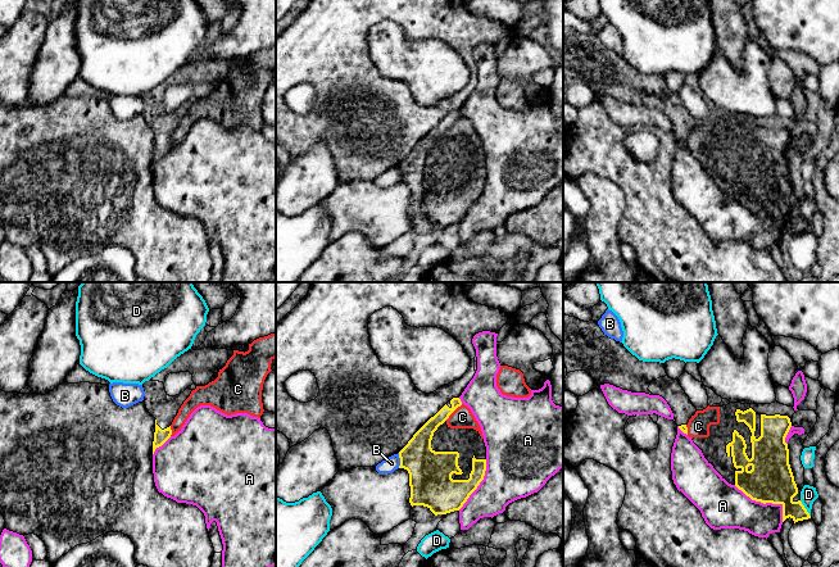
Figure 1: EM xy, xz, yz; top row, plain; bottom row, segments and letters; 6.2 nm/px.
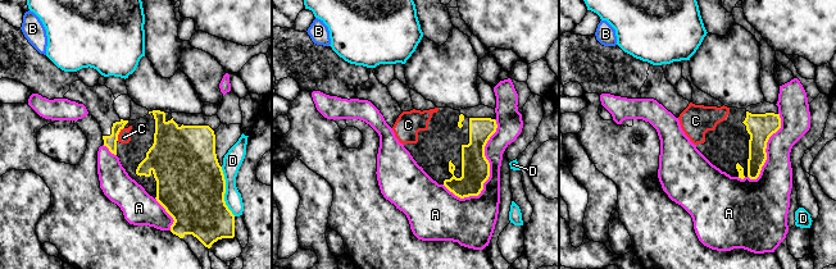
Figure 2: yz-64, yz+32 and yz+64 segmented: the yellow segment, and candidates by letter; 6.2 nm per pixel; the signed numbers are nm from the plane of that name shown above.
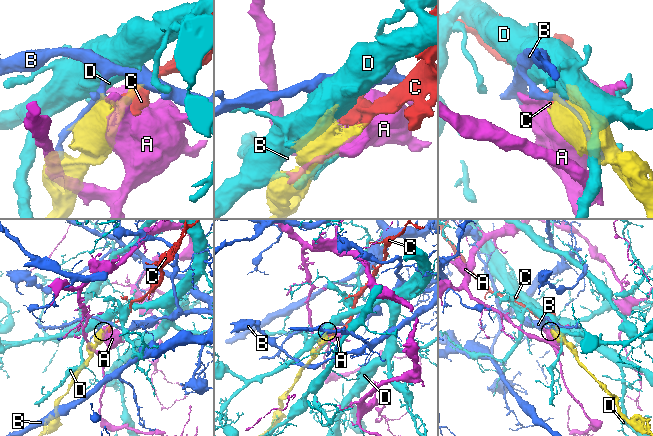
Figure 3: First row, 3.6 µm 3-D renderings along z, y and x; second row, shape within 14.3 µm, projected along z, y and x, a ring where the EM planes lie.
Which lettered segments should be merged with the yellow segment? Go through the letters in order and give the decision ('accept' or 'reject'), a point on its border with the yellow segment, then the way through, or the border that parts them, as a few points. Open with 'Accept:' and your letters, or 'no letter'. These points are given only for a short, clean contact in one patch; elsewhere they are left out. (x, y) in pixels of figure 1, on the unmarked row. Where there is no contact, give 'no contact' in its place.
Accept: C
A: reject; meets yellow in yz at (766, 214)
B: reject; meets yellow in xz at (400, 173)
C: accept; meets yellow in xz at (453, 123)
D: reject; meets yellow in yz at (805, 221)

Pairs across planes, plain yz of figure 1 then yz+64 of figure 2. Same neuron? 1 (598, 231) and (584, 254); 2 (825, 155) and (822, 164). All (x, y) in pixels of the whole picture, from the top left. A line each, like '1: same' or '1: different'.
1: different
2: different

